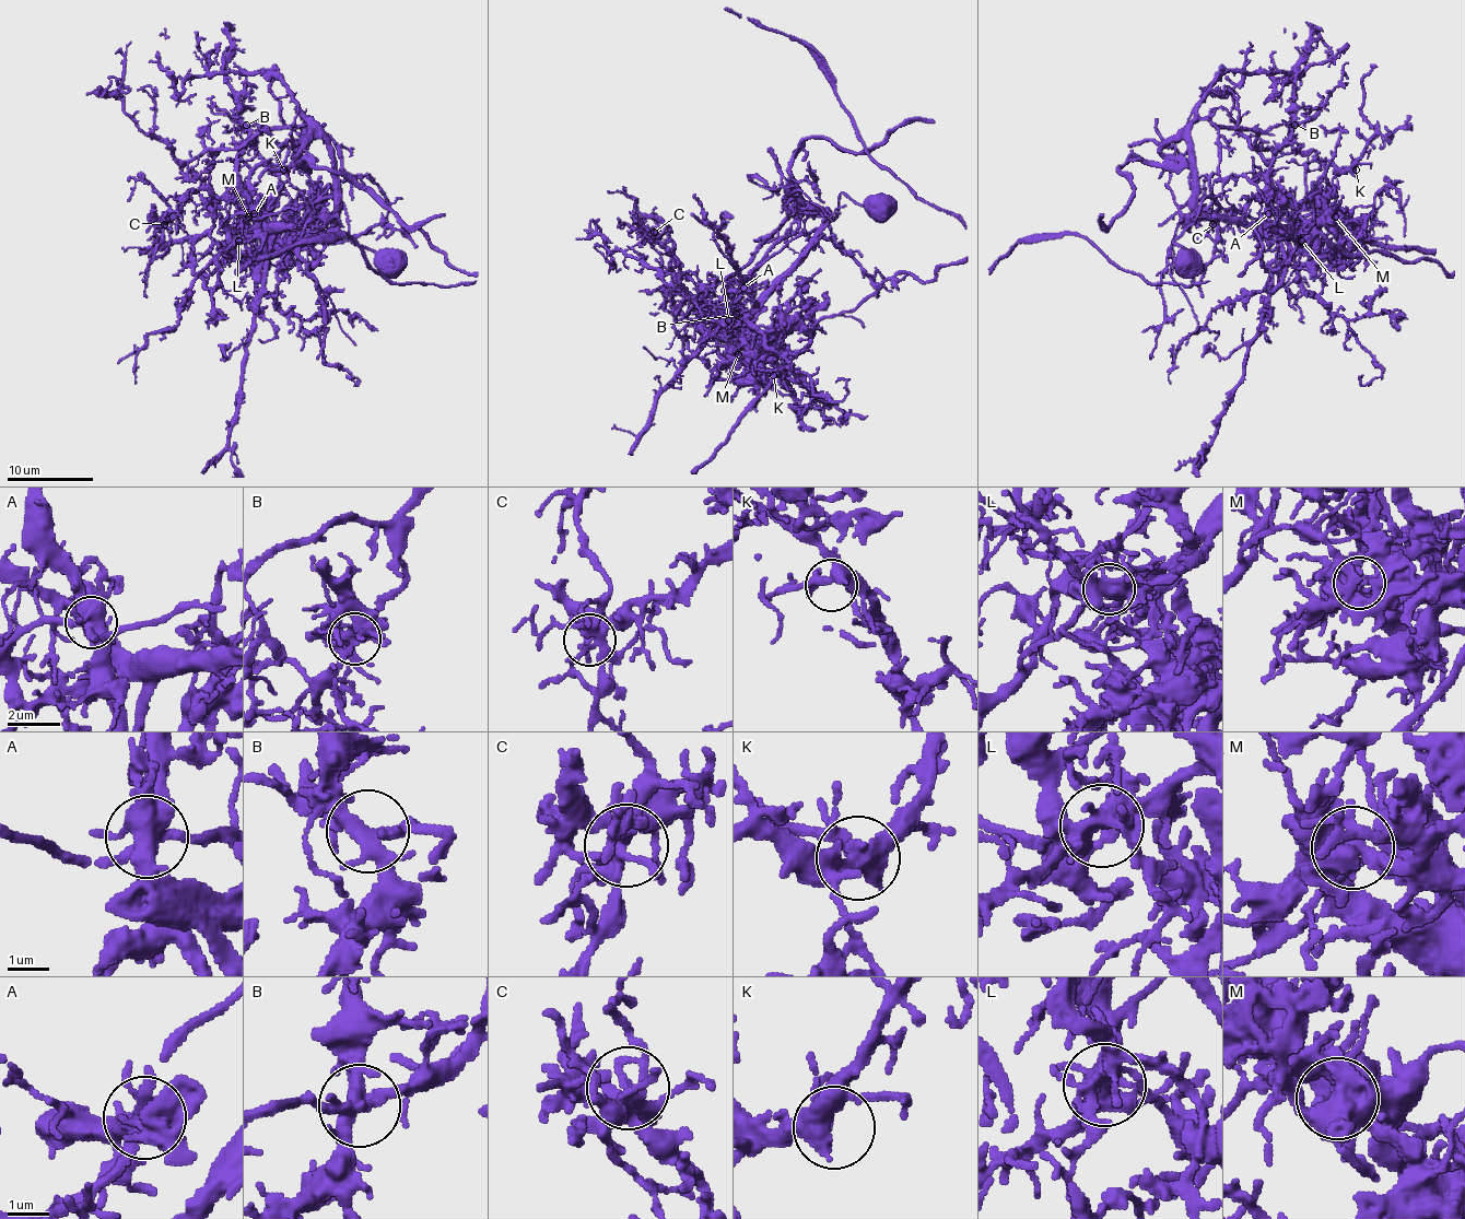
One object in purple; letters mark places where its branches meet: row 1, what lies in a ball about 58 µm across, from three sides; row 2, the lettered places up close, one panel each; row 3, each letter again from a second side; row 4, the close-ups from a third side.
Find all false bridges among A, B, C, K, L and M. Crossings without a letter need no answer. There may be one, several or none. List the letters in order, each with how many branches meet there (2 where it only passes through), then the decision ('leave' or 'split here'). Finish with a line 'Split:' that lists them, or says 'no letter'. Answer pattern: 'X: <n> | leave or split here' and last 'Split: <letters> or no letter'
A: 6 | split here
B: 8 | split here
C: 6 | leave
K: 5 | leave
L: 8 | split here
M: 2 | split here
Split: A, B, L, M

